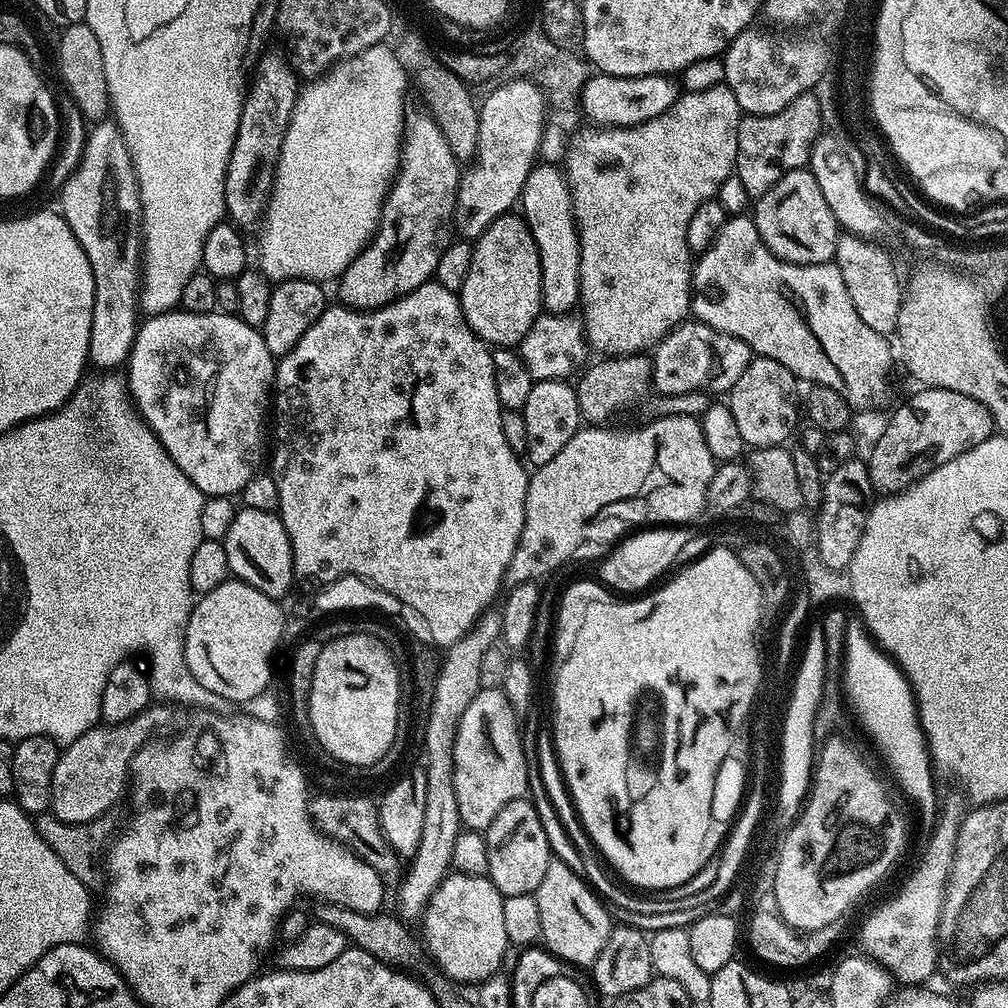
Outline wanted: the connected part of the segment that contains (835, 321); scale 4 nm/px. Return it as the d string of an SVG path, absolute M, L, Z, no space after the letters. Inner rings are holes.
M729 215L725 219L724 225L720 227L719 232L716 233L714 242L708 247L708 251L699 253L692 270L692 303L690 312L699 323L710 326L722 334L730 334L734 338L746 342L746 346L750 346L756 356L765 356L771 360L782 362L782 366L790 369L801 381L812 380L808 382L811 382L813 385L821 384L830 390L838 390L842 394L842 398L846 398L846 402L853 410L875 409L877 406L883 405L884 395L888 392L888 375L892 372L892 348L888 345L889 341L885 336L870 330L870 326L866 326L866 322L862 322L862 318L858 318L858 310L854 310L854 302L850 302L850 294L846 290L846 282L842 282L842 274L838 270L838 266L834 262L827 264L788 264L784 260L779 260L760 241L760 235L756 229L756 221L751 215Z

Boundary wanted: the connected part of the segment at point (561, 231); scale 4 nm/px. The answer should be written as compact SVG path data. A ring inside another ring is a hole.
M537 163L520 191L519 207L532 232L540 255L542 270L542 308L555 316L571 313L580 302L580 236L572 217L572 195L559 167Z

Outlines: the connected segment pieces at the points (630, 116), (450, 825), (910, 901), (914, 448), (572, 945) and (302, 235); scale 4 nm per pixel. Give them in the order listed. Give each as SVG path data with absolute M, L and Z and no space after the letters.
M589 75L584 84L584 93L580 95L580 104L596 126L609 128L629 128L635 124L646 122L650 118L658 118L682 94L682 88L671 75L663 76L606 76Z
M487 610L480 615L480 619L468 631L457 644L451 645L447 649L448 653L443 653L440 661L440 672L436 675L436 689L432 692L428 708L428 721L424 724L424 756L428 761L422 764L426 774L426 818L422 820L422 838L418 842L418 850L410 858L412 869L403 873L398 885L398 891L404 896L421 896L427 898L431 896L445 876L449 875L452 868L452 851L454 850L454 838L462 831L460 815L458 814L458 798L454 794L454 742L456 741L456 731L462 722L462 714L466 714L466 706L475 696L482 691L480 683L480 671L482 670L482 658L486 650L497 647L501 639L500 634L500 614L496 610Z
M952 808L943 809L934 828L932 841L920 860L920 865L908 876L897 896L880 904L864 920L860 928L863 955L886 969L893 981L904 986L920 986L938 972L938 933L940 912L944 908L944 888L948 884L948 870L956 852L956 834L960 820Z
M921 387L896 413L889 415L882 438L866 459L872 487L880 494L895 494L958 454L986 442L994 434L990 410L954 390Z
M555 858L546 866L546 874L534 895L538 902L538 914L542 917L540 935L548 951L568 964L592 965L602 946L606 946L606 938L614 927L605 901L589 887L584 877L574 874L570 866Z
M381 42L337 61L323 75L309 79L301 87L259 225L258 268L266 279L335 281L371 242L380 226L384 199L400 170L402 141L406 136L404 82L406 86L406 75L398 59L391 47Z

